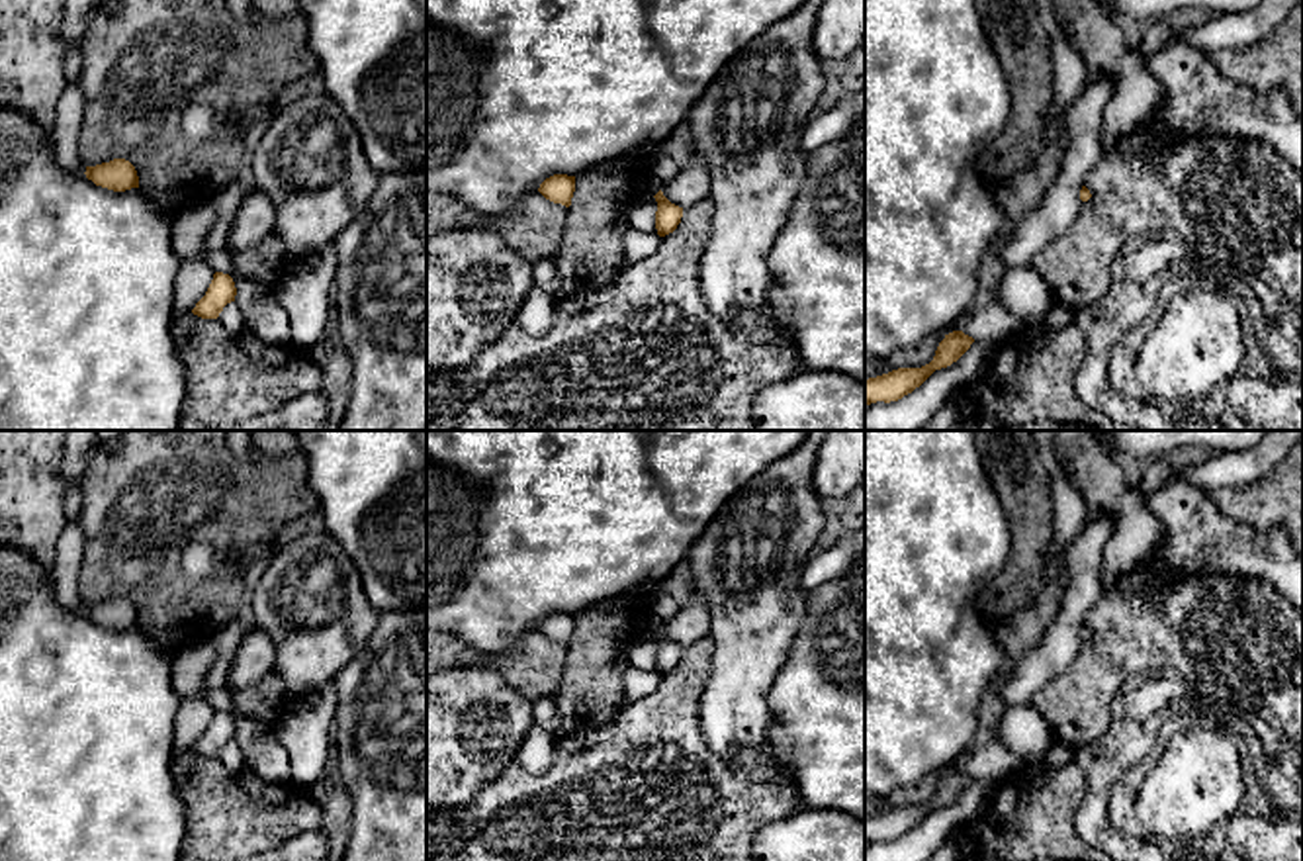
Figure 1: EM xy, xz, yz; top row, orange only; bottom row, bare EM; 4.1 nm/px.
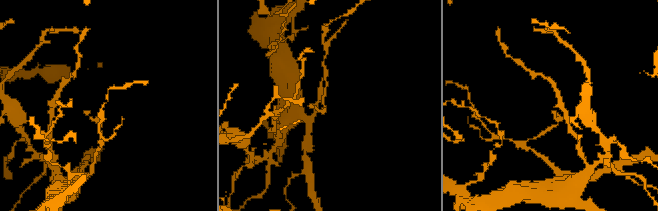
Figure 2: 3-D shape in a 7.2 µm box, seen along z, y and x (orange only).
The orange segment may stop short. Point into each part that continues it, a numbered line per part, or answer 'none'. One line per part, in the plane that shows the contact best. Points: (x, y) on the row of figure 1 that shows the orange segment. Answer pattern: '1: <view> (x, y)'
none

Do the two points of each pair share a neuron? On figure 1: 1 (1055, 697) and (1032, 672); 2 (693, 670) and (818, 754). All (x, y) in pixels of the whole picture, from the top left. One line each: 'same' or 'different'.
1: different
2: different

